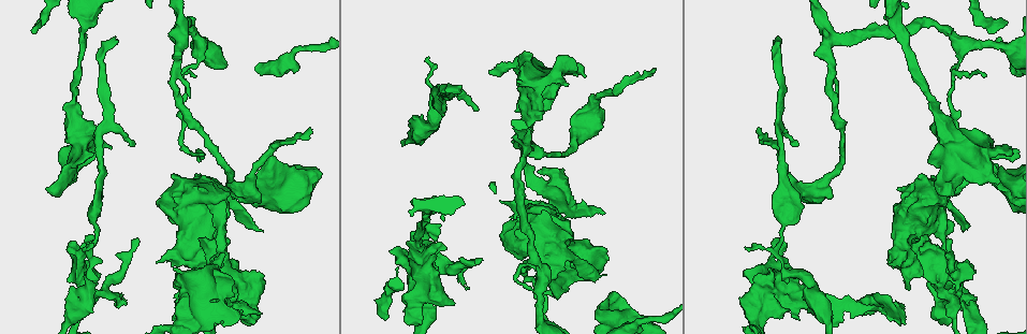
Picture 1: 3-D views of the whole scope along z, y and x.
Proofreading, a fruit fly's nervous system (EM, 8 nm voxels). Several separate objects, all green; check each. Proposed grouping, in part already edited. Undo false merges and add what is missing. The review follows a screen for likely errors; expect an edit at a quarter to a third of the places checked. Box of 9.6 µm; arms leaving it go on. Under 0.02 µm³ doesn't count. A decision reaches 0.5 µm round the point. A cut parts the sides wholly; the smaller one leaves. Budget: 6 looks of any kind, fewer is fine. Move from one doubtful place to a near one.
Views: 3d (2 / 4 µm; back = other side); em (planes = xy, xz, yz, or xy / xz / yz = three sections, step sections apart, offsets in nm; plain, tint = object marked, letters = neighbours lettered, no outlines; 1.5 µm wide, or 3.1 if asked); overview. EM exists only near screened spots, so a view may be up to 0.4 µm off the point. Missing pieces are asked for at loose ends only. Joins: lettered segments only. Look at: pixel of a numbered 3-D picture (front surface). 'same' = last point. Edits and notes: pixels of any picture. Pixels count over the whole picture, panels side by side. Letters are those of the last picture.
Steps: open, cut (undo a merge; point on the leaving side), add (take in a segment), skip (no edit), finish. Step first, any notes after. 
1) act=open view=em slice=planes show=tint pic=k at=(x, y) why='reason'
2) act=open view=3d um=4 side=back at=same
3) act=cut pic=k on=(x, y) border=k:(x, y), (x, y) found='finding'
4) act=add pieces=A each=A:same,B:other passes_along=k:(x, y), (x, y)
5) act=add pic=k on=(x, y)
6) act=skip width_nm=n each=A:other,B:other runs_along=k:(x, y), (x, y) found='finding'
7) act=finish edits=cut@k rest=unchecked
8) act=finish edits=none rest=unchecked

act=open view=3d um=2 pic=1 at=(962, 230)

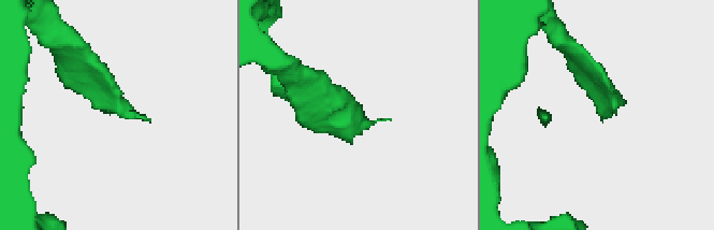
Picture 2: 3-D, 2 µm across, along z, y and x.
act=open view=em slice=yz step=8 show=tint pic=2 at=(388, 119) why='need the tissue'

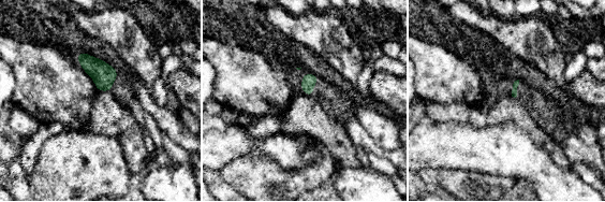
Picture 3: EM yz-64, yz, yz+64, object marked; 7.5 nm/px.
act=open view=em slice=planes show=letters at=same why='another direction'

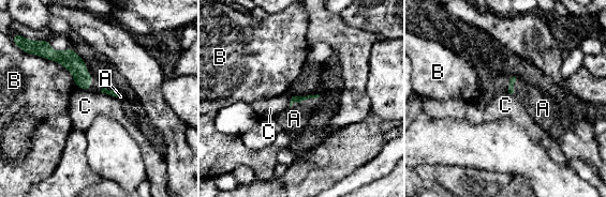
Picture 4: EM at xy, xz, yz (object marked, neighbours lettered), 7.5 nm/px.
act=add pieces=A each=A:same,B:other,C:other passes_along=4:(295, 99), (304, 100), (294, 119) found='it goes on there'

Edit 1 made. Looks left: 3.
act=open view=em slice=planes show=plain pic=1 at=(461, 87) why='branch stops here'

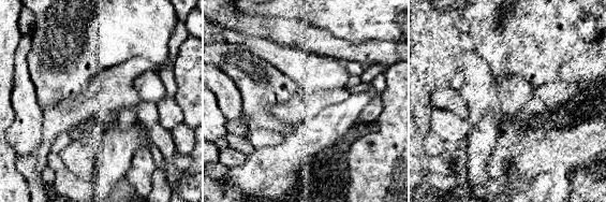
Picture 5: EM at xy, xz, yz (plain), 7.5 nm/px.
act=open view=em slice=planes show=letters at=same

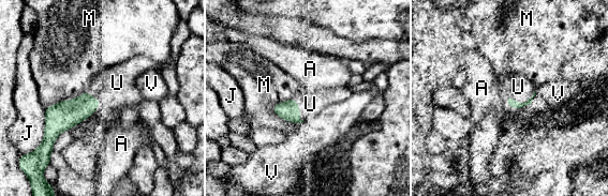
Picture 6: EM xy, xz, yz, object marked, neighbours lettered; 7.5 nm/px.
act=add pieces=U each=A:other,J:other,M:other,U:same,V:other found='it goes on there'

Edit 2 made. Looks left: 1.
act=finish edits=add@4,add@6 rest=unchecked

